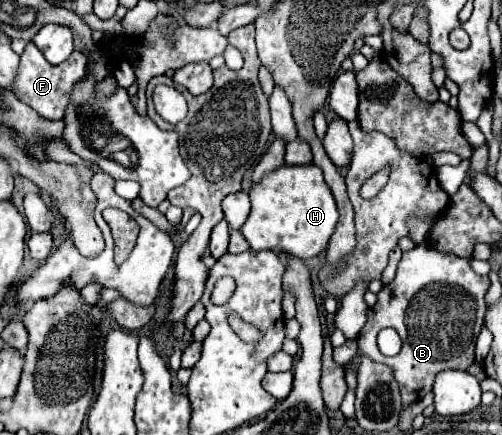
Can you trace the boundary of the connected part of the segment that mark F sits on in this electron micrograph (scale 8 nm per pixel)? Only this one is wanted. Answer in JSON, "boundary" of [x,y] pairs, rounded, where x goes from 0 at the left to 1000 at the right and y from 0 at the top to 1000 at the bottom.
{"boundary":[[[60,97],[60,101],[52,101],[52,110],[48,110],[44,129],[40,129],[40,166],[36,166],[36,179],[32,179],[32,211],[84,271],[124,276],[127,244],[135,244],[135,234],[131,234],[135,211],[143,207],[143,193],[167,175],[171,152],[175,152],[171,129],[155,117],[147,117],[131,140],[116,147],[116,152],[96,147],[96,138],[88,138],[84,120],[72,115],[68,101]]]}

